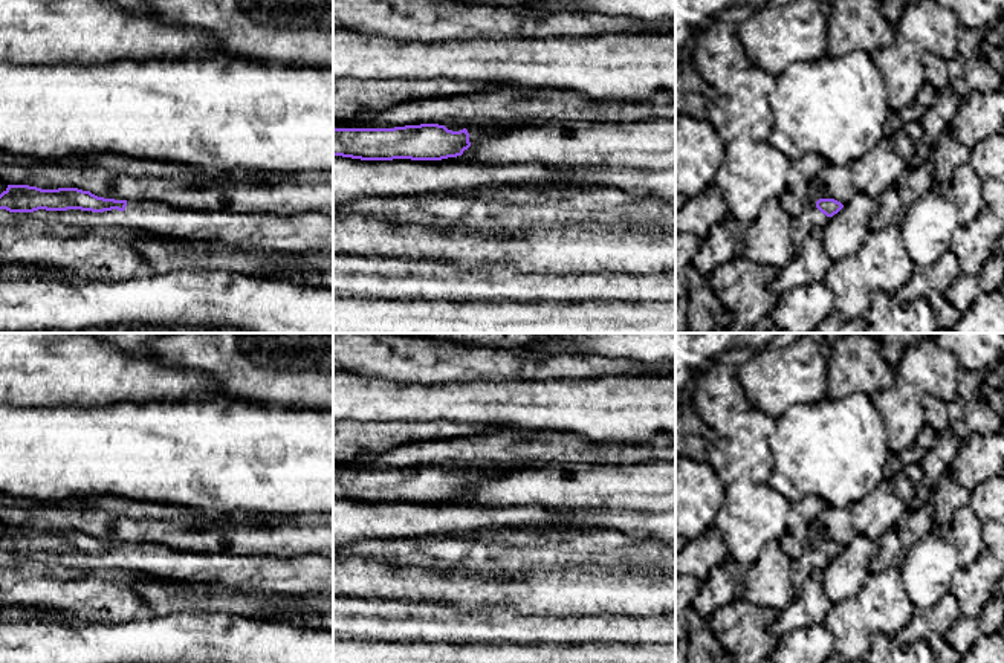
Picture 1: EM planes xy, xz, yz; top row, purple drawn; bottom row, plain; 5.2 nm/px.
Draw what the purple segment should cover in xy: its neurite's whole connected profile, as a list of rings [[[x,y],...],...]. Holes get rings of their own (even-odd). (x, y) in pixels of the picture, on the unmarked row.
[[[8,527],[0,536],[0,568],[28,561],[64,571],[130,570],[174,582],[223,584],[231,590],[286,597],[333,590],[333,559],[324,555],[194,553],[160,544],[104,541],[78,530]]]

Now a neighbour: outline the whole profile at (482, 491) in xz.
[[[581,460],[573,469],[564,471],[558,464],[523,467],[494,477],[478,480],[462,498],[436,503],[439,506],[466,507],[541,507],[552,521],[542,527],[523,527],[535,532],[547,529],[616,529],[633,538],[654,538],[659,541],[675,541],[675,461],[651,460],[640,464],[608,464],[591,460]]]

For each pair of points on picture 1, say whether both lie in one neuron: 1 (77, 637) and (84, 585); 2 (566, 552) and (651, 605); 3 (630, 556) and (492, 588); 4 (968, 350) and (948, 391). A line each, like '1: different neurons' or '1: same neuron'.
1: different neurons
2: different neurons
3: different neurons
4: different neurons

